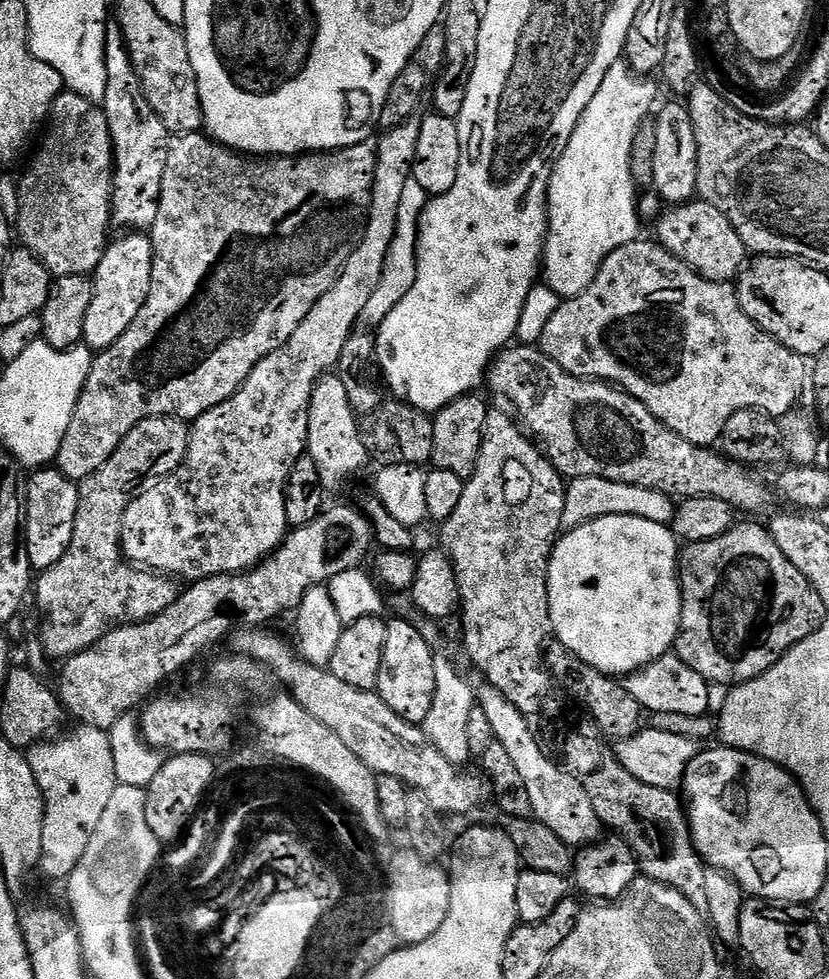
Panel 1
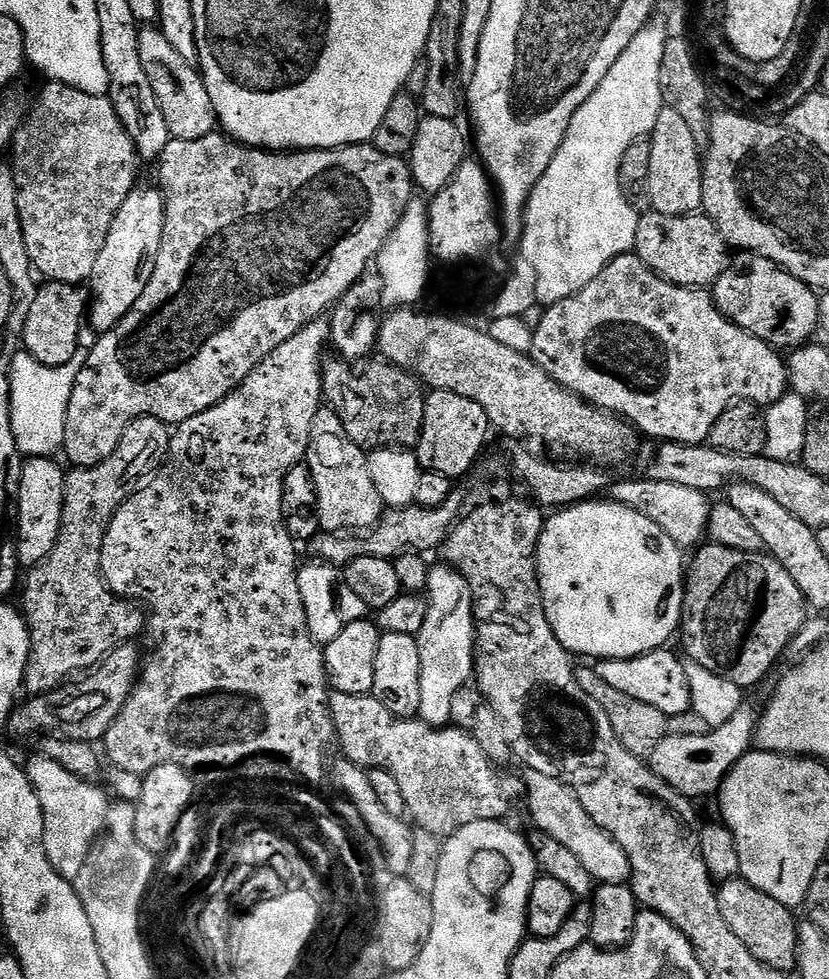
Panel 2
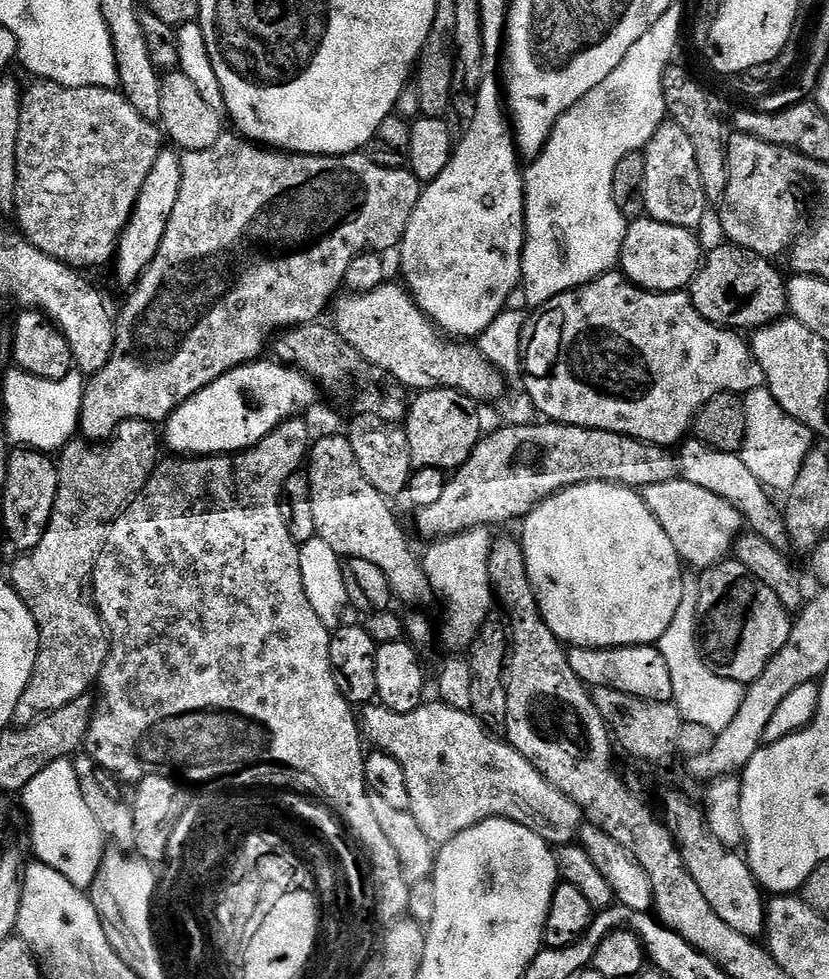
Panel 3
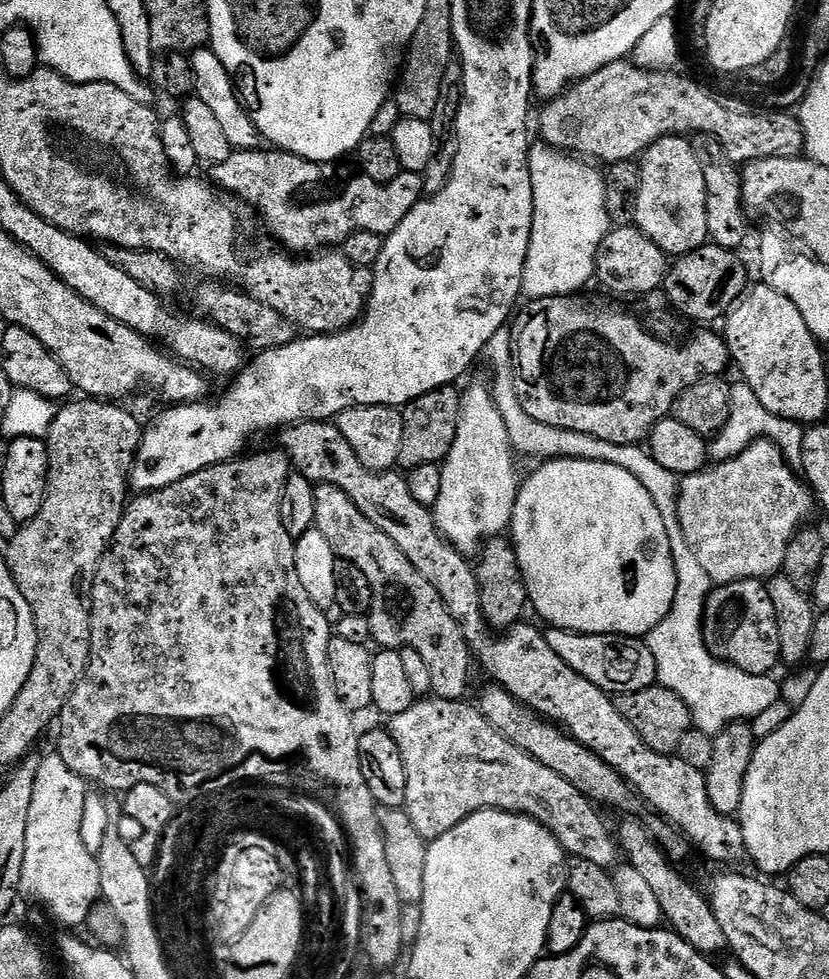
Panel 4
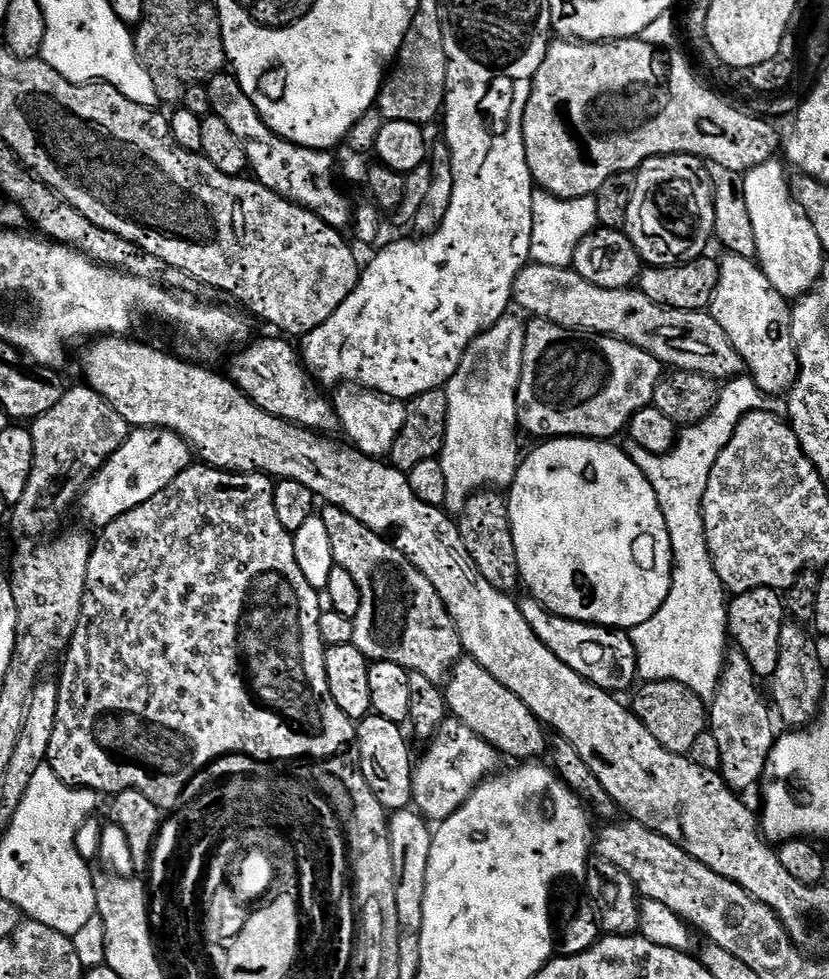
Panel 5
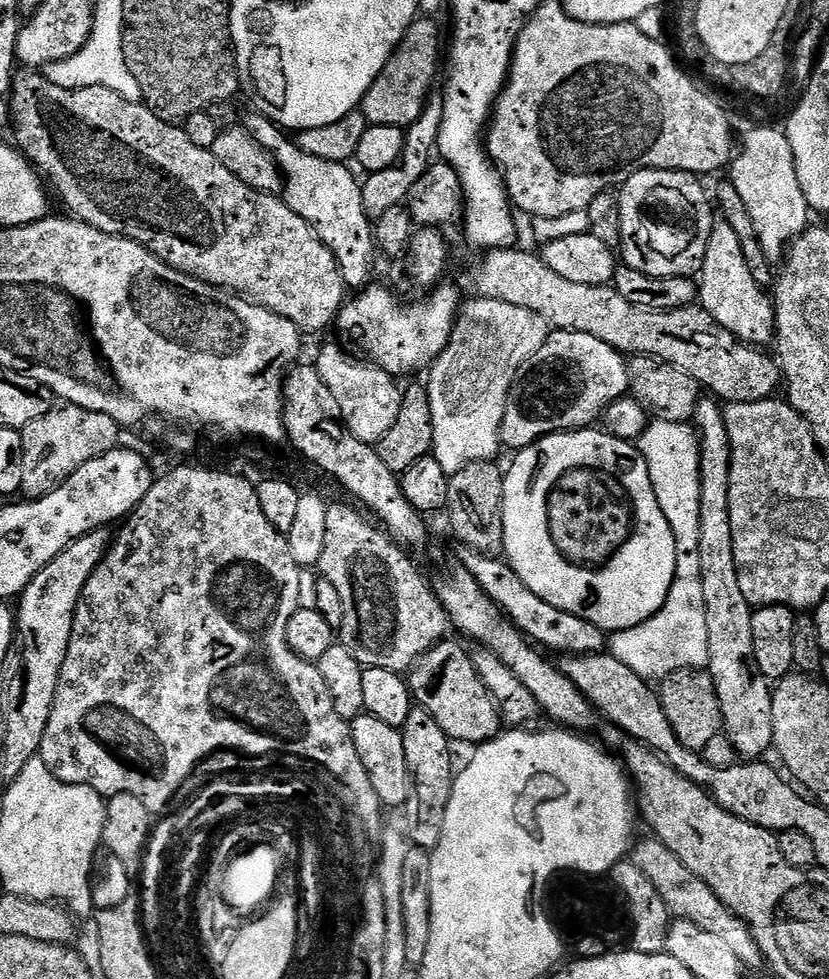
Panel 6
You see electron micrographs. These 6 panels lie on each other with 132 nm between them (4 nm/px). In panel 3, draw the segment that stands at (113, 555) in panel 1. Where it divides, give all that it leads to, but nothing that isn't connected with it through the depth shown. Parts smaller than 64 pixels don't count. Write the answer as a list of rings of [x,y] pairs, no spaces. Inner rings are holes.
[[[127,420],[116,427],[116,432],[110,440],[93,443],[91,446],[89,441],[83,438],[73,438],[69,444],[58,452],[58,494],[54,498],[54,510],[50,514],[50,522],[46,526],[46,534],[42,534],[42,542],[38,542],[38,546],[34,546],[27,554],[17,555],[16,561],[12,564],[12,576],[10,575],[10,583],[15,588],[16,593],[22,598],[22,602],[26,602],[26,606],[30,610],[30,614],[34,614],[34,622],[38,626],[38,634],[40,635],[40,649],[38,650],[38,658],[36,665],[32,671],[32,681],[26,686],[26,690],[22,690],[22,698],[18,698],[18,706],[16,707],[16,715],[14,717],[17,725],[23,726],[33,724],[36,720],[41,720],[43,716],[50,715],[54,710],[62,710],[62,706],[66,706],[70,702],[74,702],[78,697],[85,695],[89,691],[88,687],[95,685],[100,678],[100,671],[106,662],[106,654],[108,653],[109,634],[105,628],[100,612],[96,609],[96,602],[92,594],[92,571],[96,565],[96,556],[100,553],[100,546],[104,538],[106,526],[111,524],[146,486],[146,482],[152,476],[152,472],[156,469],[158,457],[161,455],[162,440],[158,435],[158,428],[151,420]]]

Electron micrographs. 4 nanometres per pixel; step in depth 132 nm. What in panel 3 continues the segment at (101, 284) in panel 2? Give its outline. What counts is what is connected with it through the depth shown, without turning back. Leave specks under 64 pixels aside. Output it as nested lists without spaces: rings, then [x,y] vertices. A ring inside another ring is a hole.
[[[161,147],[158,158],[154,158],[154,166],[150,166],[150,178],[138,198],[128,226],[124,229],[120,243],[116,246],[114,265],[116,264],[116,280],[125,290],[131,290],[144,276],[145,270],[154,262],[158,254],[158,246],[162,246],[162,238],[166,234],[166,226],[170,214],[174,210],[174,202],[178,202],[180,189],[181,153],[175,147]]]

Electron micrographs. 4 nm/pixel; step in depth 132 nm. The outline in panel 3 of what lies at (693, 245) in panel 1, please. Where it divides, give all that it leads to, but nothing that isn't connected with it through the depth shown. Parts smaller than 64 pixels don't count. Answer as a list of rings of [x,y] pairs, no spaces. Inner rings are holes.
[[[651,218],[631,221],[620,251],[619,271],[631,284],[648,292],[682,292],[691,285],[702,263],[700,240],[690,228],[670,226]]]

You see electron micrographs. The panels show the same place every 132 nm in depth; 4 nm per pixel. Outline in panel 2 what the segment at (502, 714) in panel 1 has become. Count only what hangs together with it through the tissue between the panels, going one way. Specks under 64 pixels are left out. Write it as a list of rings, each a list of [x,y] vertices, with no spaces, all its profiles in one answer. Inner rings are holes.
[[[531,770],[525,773],[522,779],[526,789],[526,804],[528,800],[528,812],[532,815],[533,822],[536,823],[535,827],[539,831],[550,834],[550,838],[555,838],[557,842],[562,842],[562,846],[571,850],[582,861],[582,866],[586,866],[586,871],[592,875],[593,881],[600,884],[628,884],[632,875],[632,867],[626,858],[626,850],[622,850],[622,846],[618,846],[618,842],[614,842],[614,838],[606,834],[606,830],[602,830],[602,826],[598,826],[594,818],[586,814],[586,810],[582,810],[582,802],[578,802],[576,795],[554,778],[546,778],[546,774],[538,774]]]

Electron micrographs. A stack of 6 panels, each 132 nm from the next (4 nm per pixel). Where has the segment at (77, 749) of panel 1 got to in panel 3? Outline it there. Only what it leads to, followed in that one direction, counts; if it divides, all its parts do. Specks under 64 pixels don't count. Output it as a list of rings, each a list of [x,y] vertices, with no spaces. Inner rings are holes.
[[[72,760],[50,762],[37,774],[22,793],[28,811],[28,828],[32,831],[32,852],[37,861],[56,870],[74,887],[91,889],[106,851],[101,821],[94,809],[82,798],[82,786]]]

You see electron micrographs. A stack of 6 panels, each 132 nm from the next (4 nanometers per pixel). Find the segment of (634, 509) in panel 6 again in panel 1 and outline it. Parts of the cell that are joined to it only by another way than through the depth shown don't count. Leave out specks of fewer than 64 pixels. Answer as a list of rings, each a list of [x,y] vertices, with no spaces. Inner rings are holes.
[[[607,516],[565,531],[548,563],[551,631],[566,650],[608,676],[623,678],[673,651],[680,632],[677,537],[671,527],[646,518]]]

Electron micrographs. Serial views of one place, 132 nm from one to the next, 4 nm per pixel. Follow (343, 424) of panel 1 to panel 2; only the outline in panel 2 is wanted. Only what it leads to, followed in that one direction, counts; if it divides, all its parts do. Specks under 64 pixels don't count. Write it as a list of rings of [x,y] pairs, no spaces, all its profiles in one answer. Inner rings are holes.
[[[322,406],[318,414],[314,414],[306,463],[310,474],[314,474],[314,490],[318,490],[318,518],[323,531],[356,534],[375,528],[386,509],[378,490],[374,490],[368,457],[365,449],[354,443],[350,434],[346,434],[342,418],[338,418],[331,406]]]

